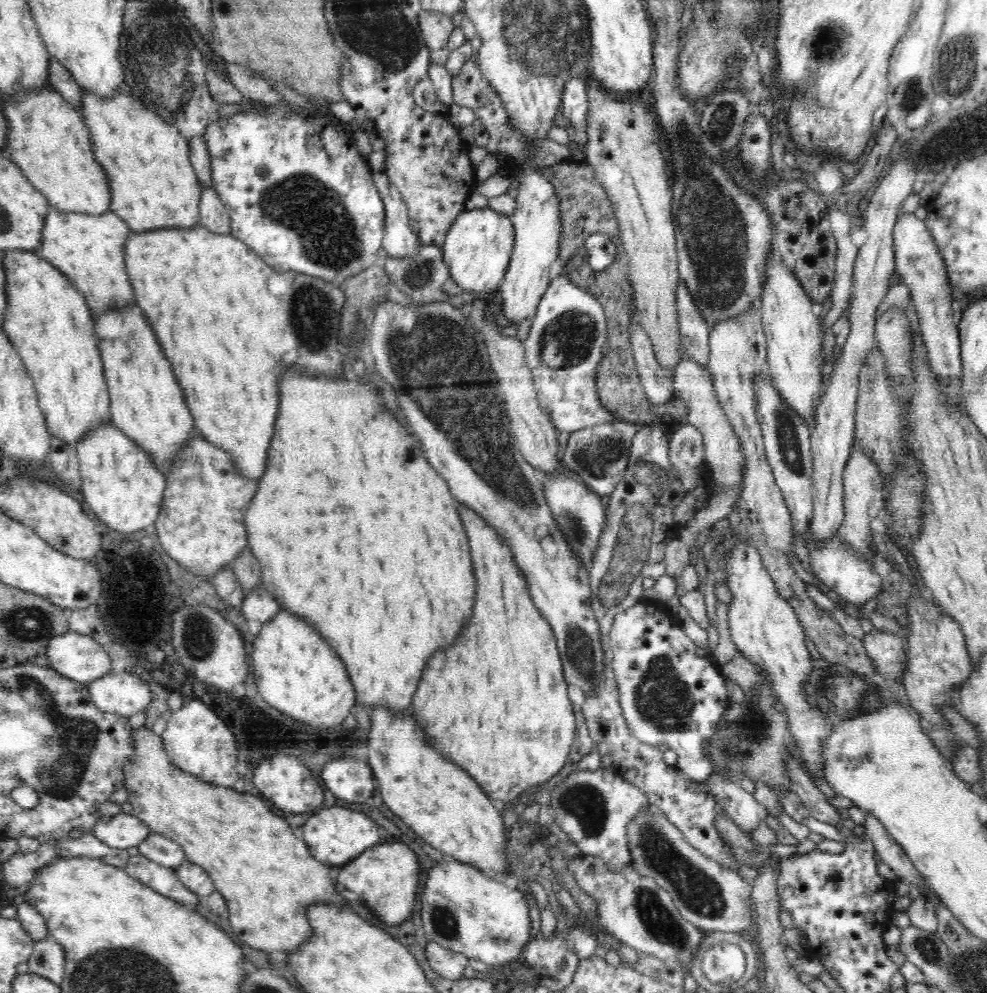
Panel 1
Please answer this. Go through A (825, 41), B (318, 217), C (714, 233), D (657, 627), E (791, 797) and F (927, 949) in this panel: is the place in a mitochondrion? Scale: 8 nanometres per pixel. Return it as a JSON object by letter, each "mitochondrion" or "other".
{"A":"mitochondrion","B":"mitochondrion","C":"mitochondrion","D":"other","E":"other","F":"mitochondrion"}

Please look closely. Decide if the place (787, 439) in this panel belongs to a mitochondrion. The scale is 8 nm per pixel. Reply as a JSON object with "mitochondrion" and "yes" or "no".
{"mitochondrion":"yes"}

